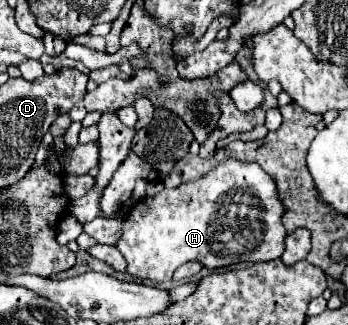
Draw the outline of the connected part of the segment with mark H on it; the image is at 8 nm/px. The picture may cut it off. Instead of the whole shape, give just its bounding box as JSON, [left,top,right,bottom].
[117,158,287,282]

